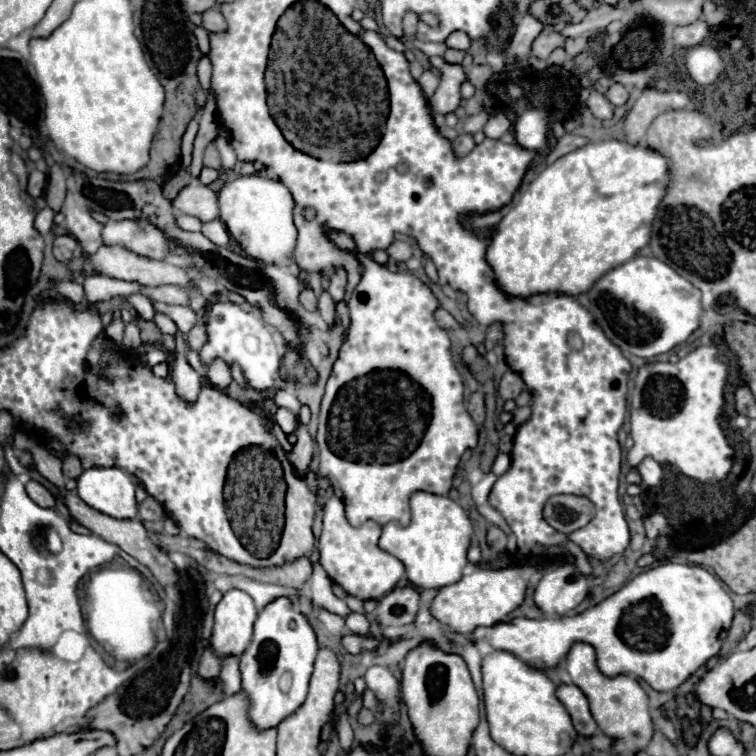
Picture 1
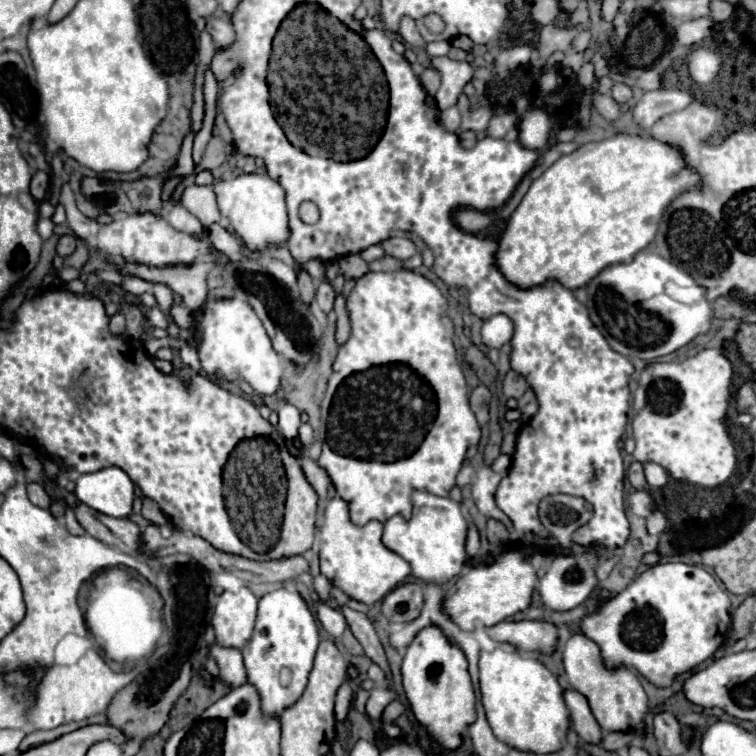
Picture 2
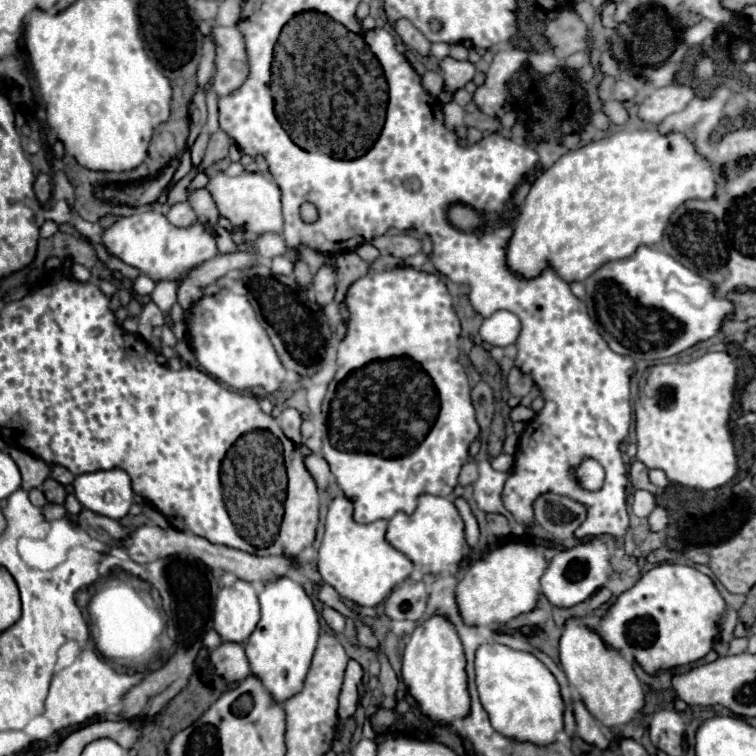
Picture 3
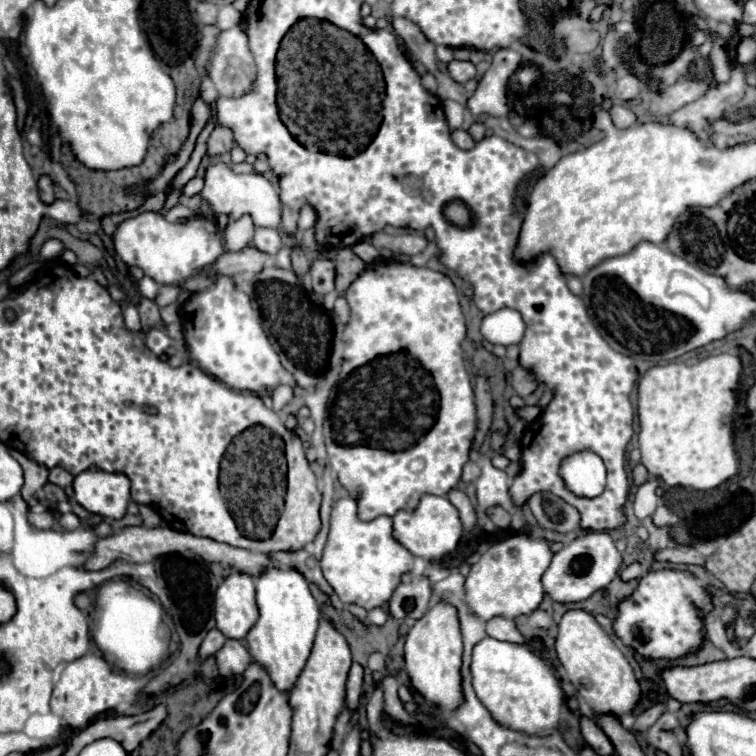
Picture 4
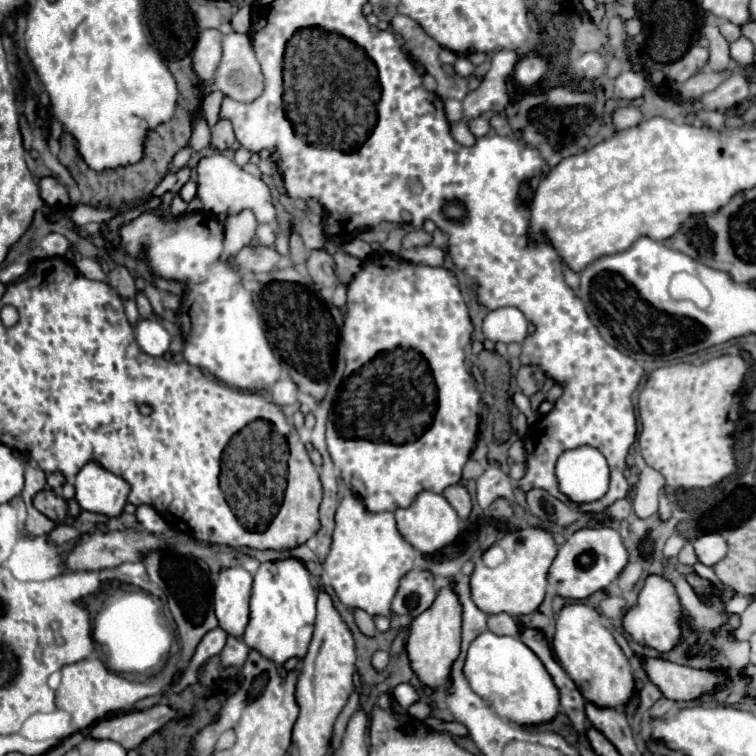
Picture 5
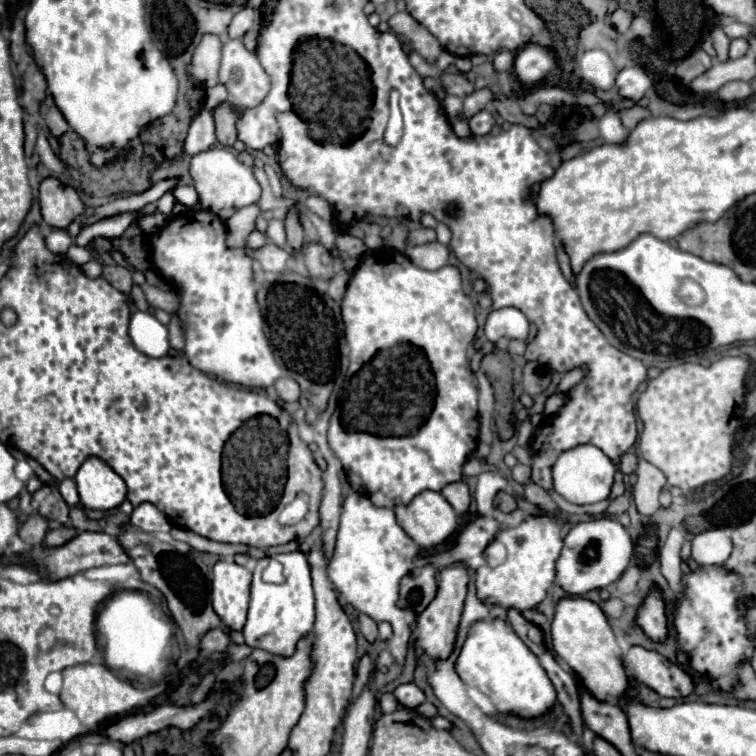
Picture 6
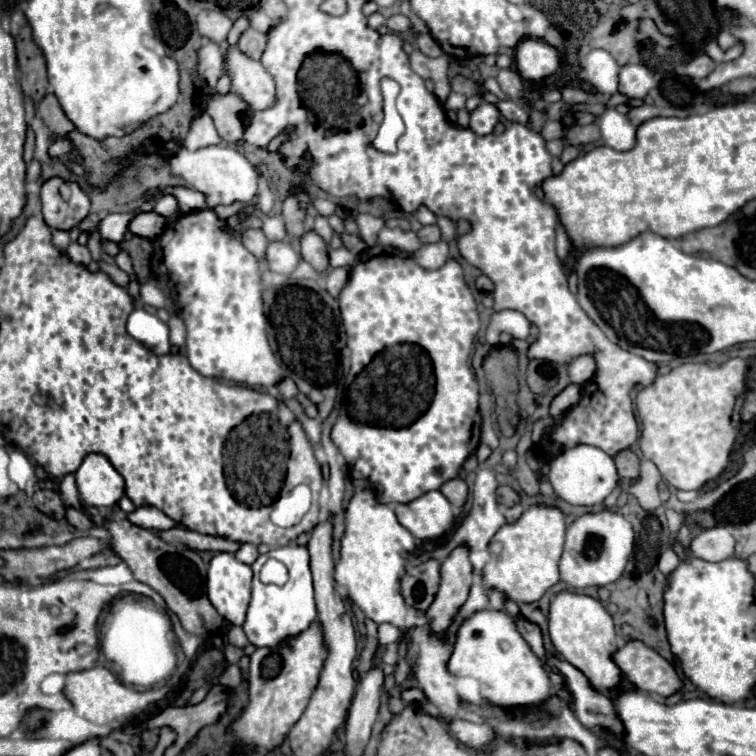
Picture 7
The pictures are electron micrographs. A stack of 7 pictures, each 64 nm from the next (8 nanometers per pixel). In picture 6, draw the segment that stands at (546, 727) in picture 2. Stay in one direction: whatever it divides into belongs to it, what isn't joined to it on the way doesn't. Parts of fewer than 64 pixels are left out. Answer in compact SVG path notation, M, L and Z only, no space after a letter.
M502 618L478 620L468 628L468 636L456 658L456 672L466 684L474 684L486 694L498 712L514 712L522 718L534 718L556 702L556 690L540 666L538 658L520 640L520 636Z

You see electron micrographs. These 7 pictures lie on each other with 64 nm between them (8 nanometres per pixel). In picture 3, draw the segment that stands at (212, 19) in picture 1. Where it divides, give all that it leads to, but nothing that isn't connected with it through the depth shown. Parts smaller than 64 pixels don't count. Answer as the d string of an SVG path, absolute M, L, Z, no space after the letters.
M214 26L212 40L216 46L214 90L218 96L228 96L248 78L248 56L244 36L238 26Z

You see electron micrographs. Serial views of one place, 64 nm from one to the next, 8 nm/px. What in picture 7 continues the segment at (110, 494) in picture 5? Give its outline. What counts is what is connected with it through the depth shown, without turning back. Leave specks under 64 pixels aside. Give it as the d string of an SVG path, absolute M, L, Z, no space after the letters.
M88 454L74 476L80 498L88 506L108 508L124 496L124 478L102 454Z

